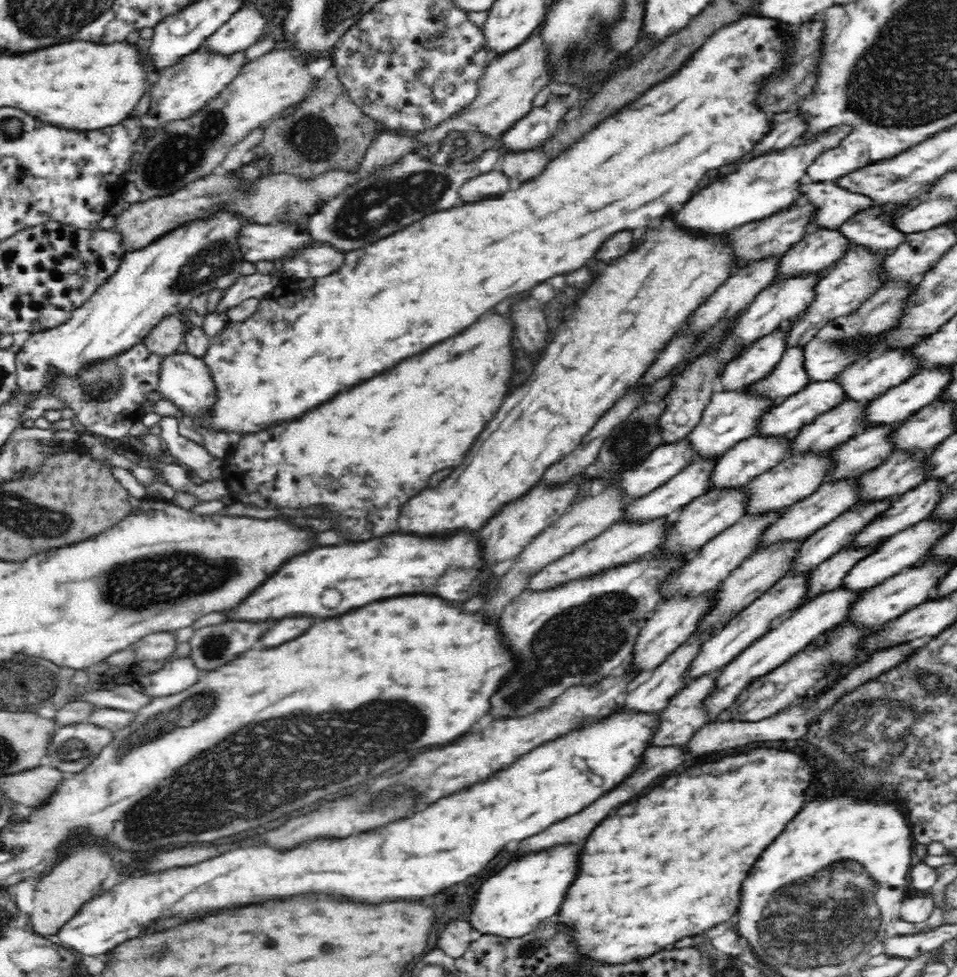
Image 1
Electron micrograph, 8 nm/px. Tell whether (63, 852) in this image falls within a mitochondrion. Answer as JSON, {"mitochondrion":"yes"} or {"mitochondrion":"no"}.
{"mitochondrion":"no"}

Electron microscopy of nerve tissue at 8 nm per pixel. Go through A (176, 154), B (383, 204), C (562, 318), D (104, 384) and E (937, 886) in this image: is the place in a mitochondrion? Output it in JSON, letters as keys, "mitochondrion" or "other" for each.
{"A":"mitochondrion","B":"mitochondrion","C":"other","D":"mitochondrion","E":"other"}

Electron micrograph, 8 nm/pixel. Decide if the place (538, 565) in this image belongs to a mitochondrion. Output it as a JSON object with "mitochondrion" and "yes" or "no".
{"mitochondrion":"no"}

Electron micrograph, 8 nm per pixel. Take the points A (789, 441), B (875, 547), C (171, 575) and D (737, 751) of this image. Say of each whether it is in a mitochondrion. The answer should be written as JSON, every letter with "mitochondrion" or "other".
{"A":"other","B":"other","C":"mitochondrion","D":"other"}

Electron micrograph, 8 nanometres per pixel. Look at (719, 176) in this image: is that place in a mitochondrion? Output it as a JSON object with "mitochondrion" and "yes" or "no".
{"mitochondrion":"no"}

